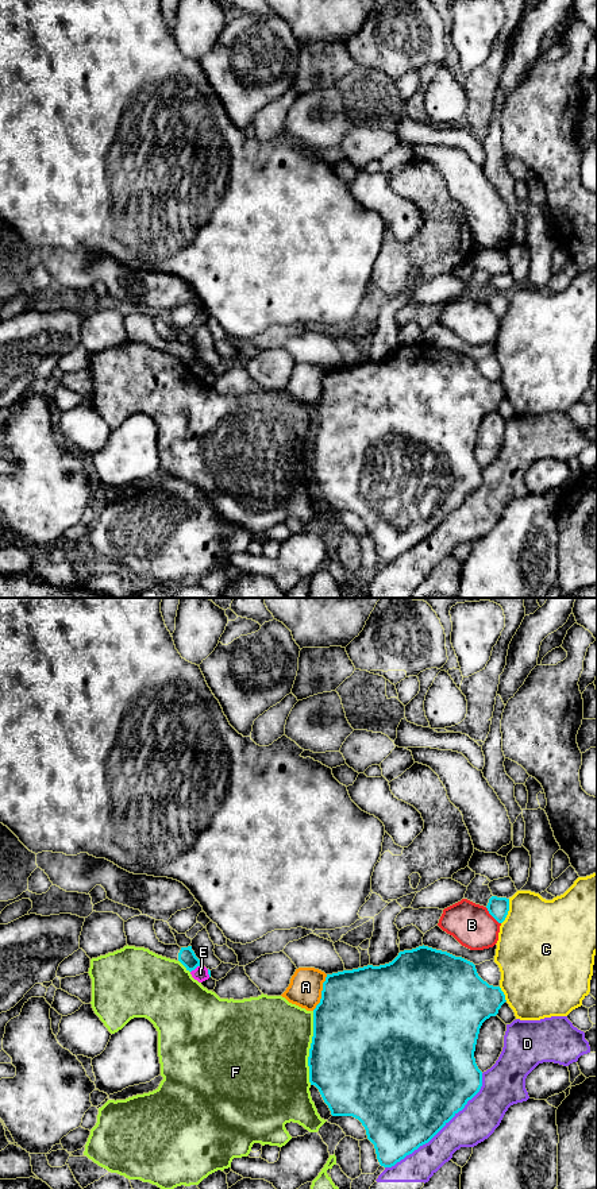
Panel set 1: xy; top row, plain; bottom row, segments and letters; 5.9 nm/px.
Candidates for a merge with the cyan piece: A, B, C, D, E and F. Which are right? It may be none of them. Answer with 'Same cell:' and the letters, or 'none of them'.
Same cell: none of them

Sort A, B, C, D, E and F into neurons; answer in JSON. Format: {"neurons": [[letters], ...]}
{"neurons": [["A"], ["B"], ["C"], ["D", "F"], ["E"]]}

